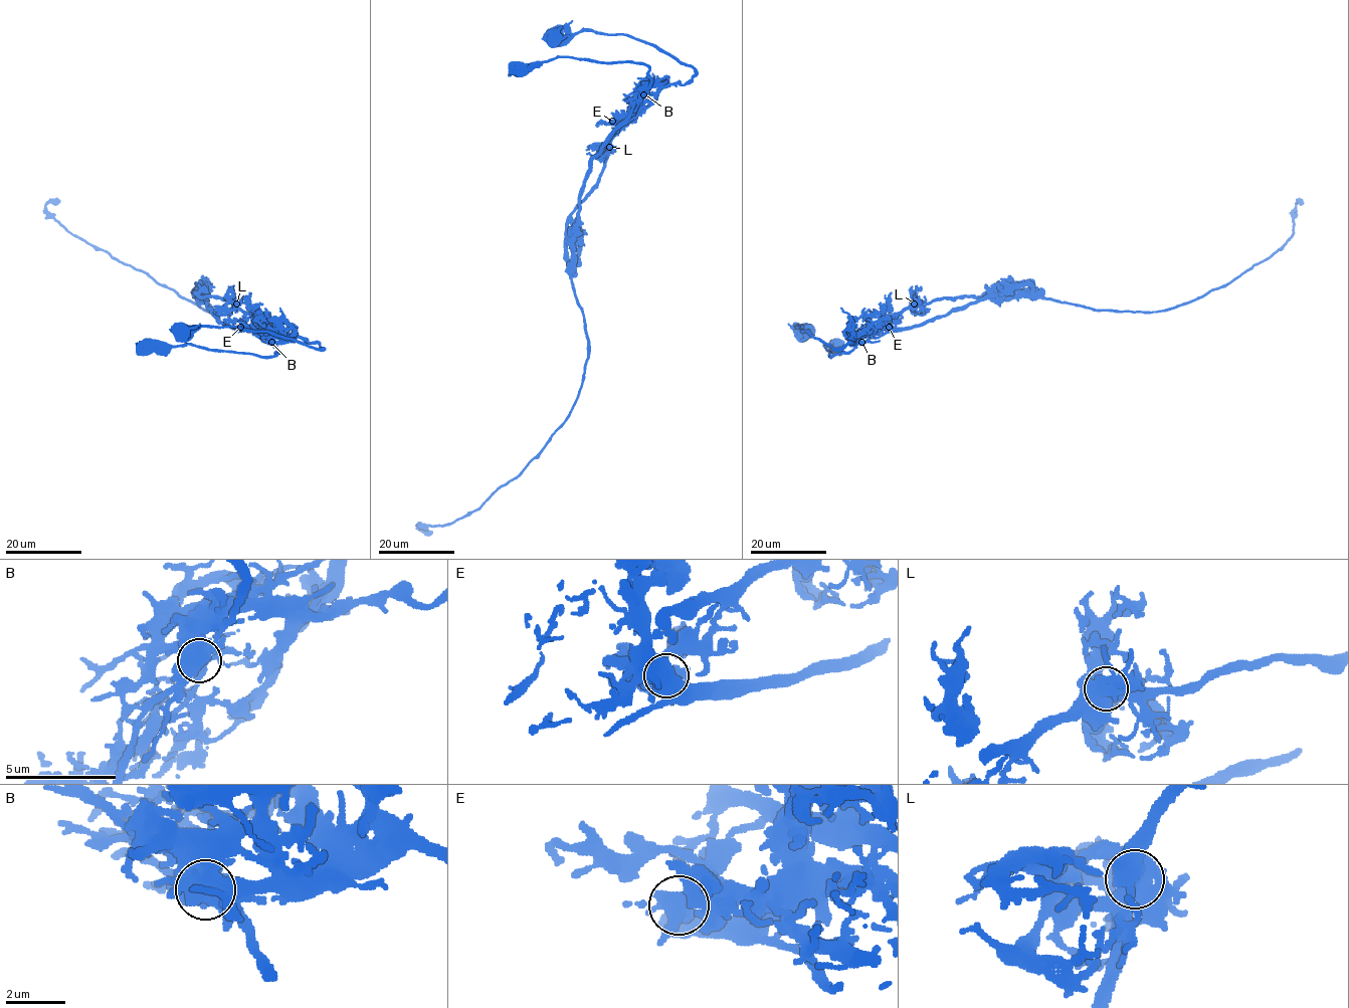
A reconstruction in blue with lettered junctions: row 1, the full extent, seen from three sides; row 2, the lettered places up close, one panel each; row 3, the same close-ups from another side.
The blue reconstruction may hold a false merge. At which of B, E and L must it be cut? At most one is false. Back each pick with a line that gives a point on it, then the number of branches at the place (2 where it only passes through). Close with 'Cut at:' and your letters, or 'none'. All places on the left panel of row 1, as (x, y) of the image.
B: place (271, 342); branches 4
Cut at: B

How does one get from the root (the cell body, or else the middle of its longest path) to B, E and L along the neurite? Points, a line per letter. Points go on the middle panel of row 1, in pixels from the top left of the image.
B: (552, 36), (585, 30), (629, 35), (654, 44), (694, 69), (693, 77), (684, 84), (649, 87), (643, 94)
E: (552, 36), (585, 30), (629, 35), (654, 44), (694, 69), (688, 82), (646, 93), (612, 121)
L: (552, 36), (585, 30), (629, 35), (654, 44), (694, 69), (688, 82), (664, 85), (609, 147)

